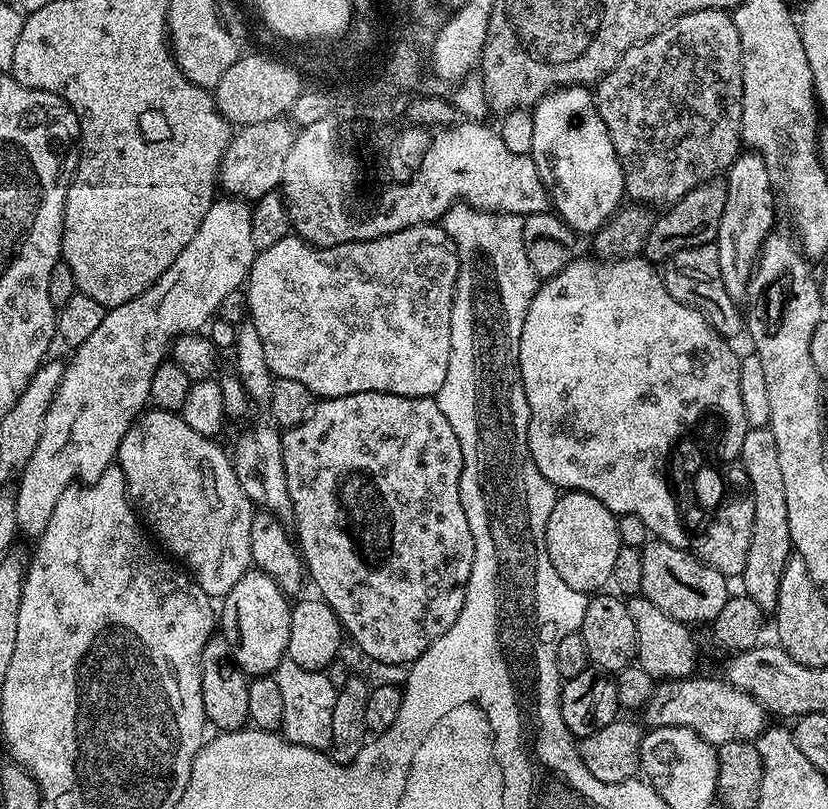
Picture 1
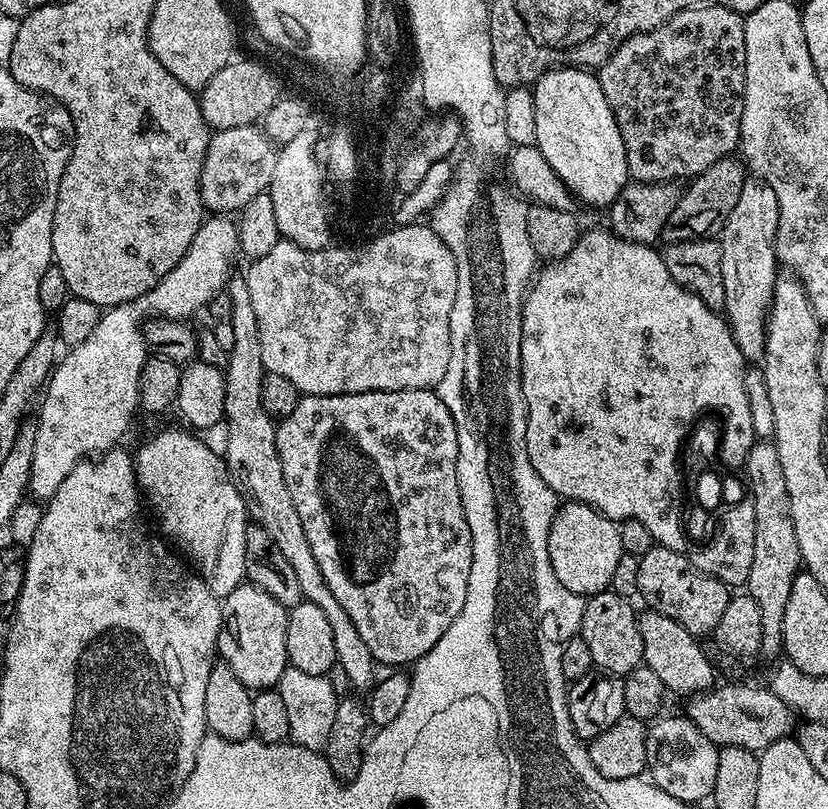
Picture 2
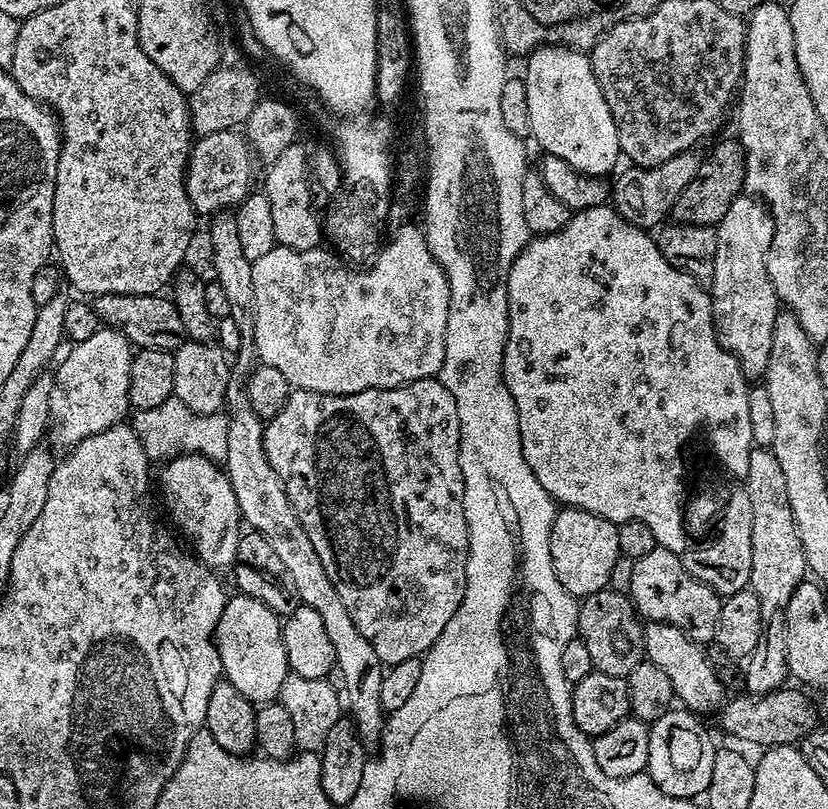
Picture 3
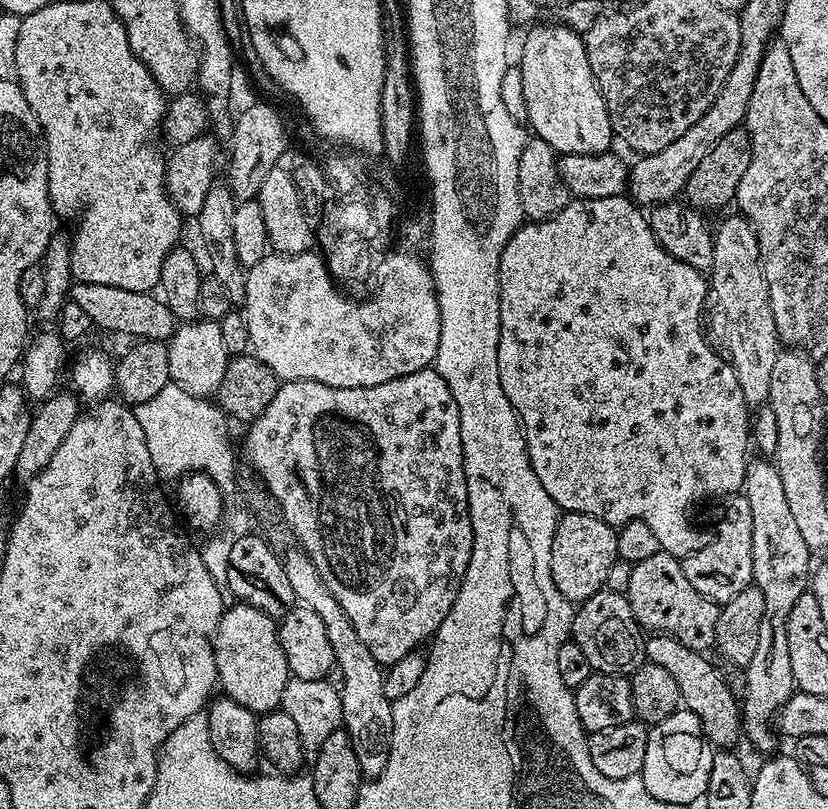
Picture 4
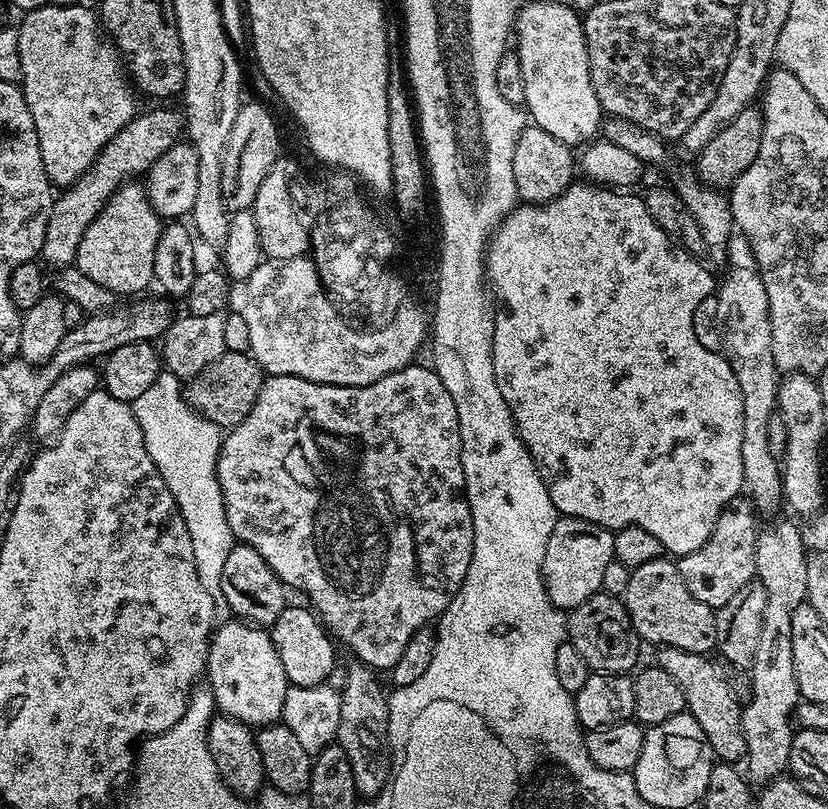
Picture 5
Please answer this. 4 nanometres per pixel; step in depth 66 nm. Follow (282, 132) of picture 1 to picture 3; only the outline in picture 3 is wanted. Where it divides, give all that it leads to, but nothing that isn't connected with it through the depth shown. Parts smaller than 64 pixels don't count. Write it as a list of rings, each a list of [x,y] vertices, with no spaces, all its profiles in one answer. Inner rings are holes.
[[[235,131],[215,132],[199,137],[188,154],[188,170],[184,173],[186,194],[197,217],[208,218],[213,214],[238,206],[253,191],[252,160],[254,153],[247,139]]]

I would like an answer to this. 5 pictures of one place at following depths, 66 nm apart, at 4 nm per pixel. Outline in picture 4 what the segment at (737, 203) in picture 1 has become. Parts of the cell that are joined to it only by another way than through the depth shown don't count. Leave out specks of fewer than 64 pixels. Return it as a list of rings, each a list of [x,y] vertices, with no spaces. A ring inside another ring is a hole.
[[[733,214],[726,217],[720,225],[715,225],[714,262],[707,281],[708,297],[704,299],[707,327],[709,324],[720,339],[719,347],[723,349],[731,363],[734,374],[738,378],[738,386],[742,386],[742,398],[746,398],[749,409],[759,410],[767,405],[770,377],[774,375],[774,362],[778,362],[780,357],[782,341],[774,326],[774,310],[770,310],[770,294],[766,290],[766,278],[760,265],[758,238],[746,217]]]

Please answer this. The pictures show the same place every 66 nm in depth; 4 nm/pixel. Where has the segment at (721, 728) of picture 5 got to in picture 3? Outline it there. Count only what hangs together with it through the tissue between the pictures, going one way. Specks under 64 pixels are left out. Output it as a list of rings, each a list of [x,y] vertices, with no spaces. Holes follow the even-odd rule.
[[[647,621],[644,624],[644,655],[654,666],[662,666],[674,686],[674,697],[685,709],[693,714],[715,713],[725,703],[726,689],[718,682],[718,674],[710,666],[705,649],[682,634],[678,626],[666,622]]]

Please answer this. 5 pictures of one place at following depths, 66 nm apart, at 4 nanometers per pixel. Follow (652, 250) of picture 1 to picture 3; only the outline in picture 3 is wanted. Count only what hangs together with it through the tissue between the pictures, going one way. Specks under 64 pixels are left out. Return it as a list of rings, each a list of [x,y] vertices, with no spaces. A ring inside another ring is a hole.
[[[739,139],[720,140],[701,159],[698,166],[698,174],[682,190],[678,202],[673,206],[670,213],[673,221],[681,224],[703,224],[705,226],[715,226],[720,219],[730,210],[730,202],[738,198],[745,191],[744,179],[746,178],[746,158],[745,151],[740,145]]]

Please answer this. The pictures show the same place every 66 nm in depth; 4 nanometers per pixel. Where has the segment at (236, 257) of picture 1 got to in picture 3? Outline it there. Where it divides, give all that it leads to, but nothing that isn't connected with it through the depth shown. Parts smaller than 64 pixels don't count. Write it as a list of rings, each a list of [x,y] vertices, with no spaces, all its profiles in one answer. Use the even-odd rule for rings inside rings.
[[[101,326],[93,336],[86,338],[86,342],[72,344],[69,349],[68,353],[63,353],[64,361],[62,356],[55,365],[50,390],[51,443],[63,450],[71,450],[78,442],[121,423],[127,417],[124,415],[130,412],[128,391],[134,355],[128,339],[107,326]]]

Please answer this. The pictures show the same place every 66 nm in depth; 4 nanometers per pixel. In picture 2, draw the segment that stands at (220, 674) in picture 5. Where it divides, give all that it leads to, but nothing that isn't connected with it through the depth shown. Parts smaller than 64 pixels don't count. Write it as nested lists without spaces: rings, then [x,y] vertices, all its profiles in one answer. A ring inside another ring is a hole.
[[[239,584],[230,595],[223,597],[222,626],[216,643],[218,656],[249,690],[276,688],[282,674],[290,667],[286,654],[287,621],[288,609],[257,584]]]

